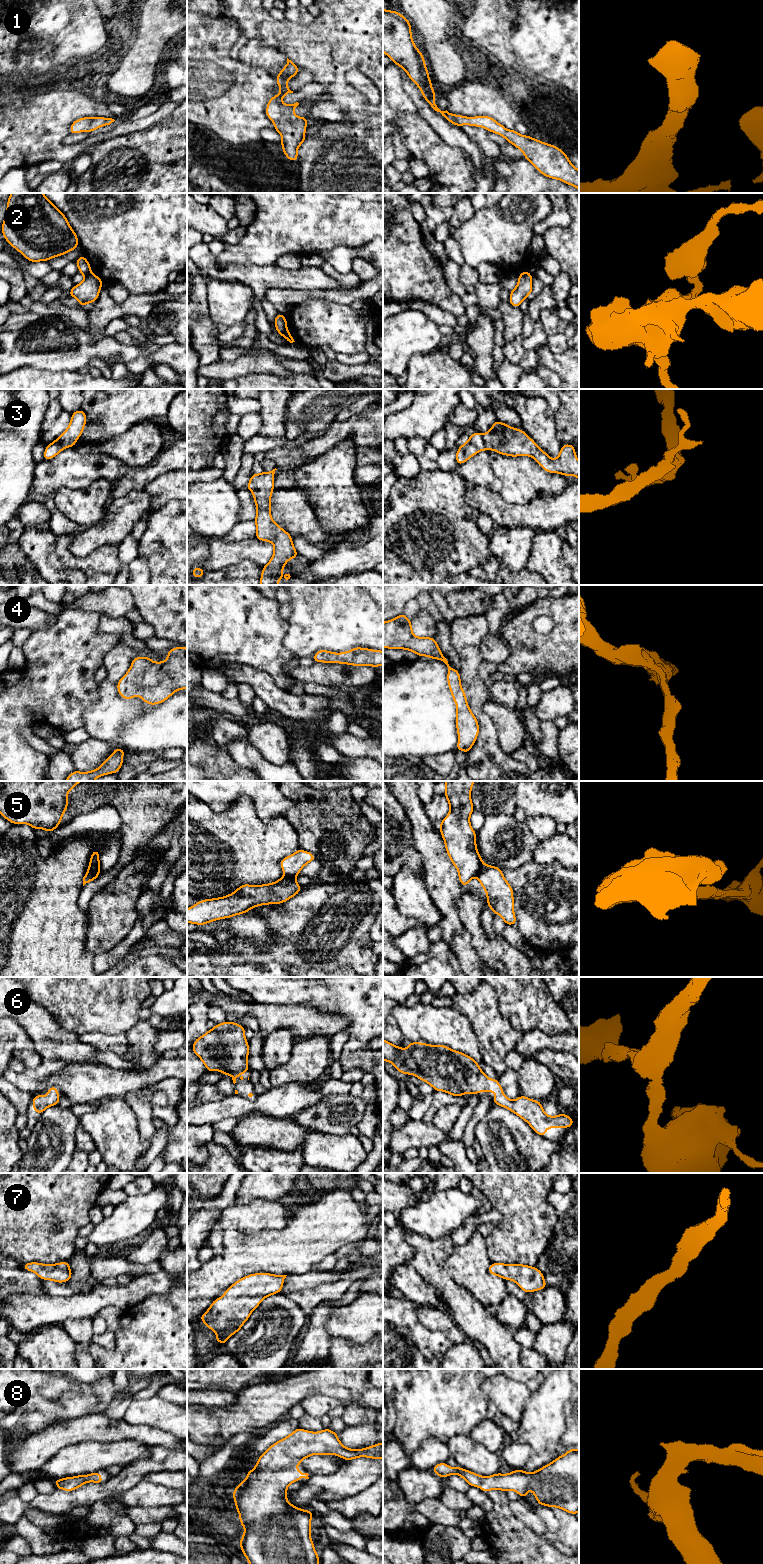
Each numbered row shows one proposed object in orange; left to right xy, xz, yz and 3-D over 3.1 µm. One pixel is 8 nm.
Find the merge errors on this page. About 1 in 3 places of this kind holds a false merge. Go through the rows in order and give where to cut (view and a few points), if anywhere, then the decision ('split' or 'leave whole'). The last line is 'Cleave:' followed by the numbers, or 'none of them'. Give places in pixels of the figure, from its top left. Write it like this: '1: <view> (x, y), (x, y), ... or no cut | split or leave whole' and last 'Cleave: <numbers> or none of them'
1: no cut | leave whole
2: xy (90, 272), (85, 276) | split
3: no cut | leave whole
4: no cut | leave whole
5: yz (484, 864), (476, 876) | split
6: no cut | leave whole
7: no cut | leave whole
8: no cut | leave whole
Cleave: 2, 5

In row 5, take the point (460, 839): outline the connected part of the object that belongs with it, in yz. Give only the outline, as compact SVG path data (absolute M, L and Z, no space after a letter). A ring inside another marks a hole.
M444 781L445 797L450 812L441 821L440 833L452 864L457 868L459 882L466 887L484 865L476 845L476 832L470 825L470 815L475 810L471 789L475 781Z

